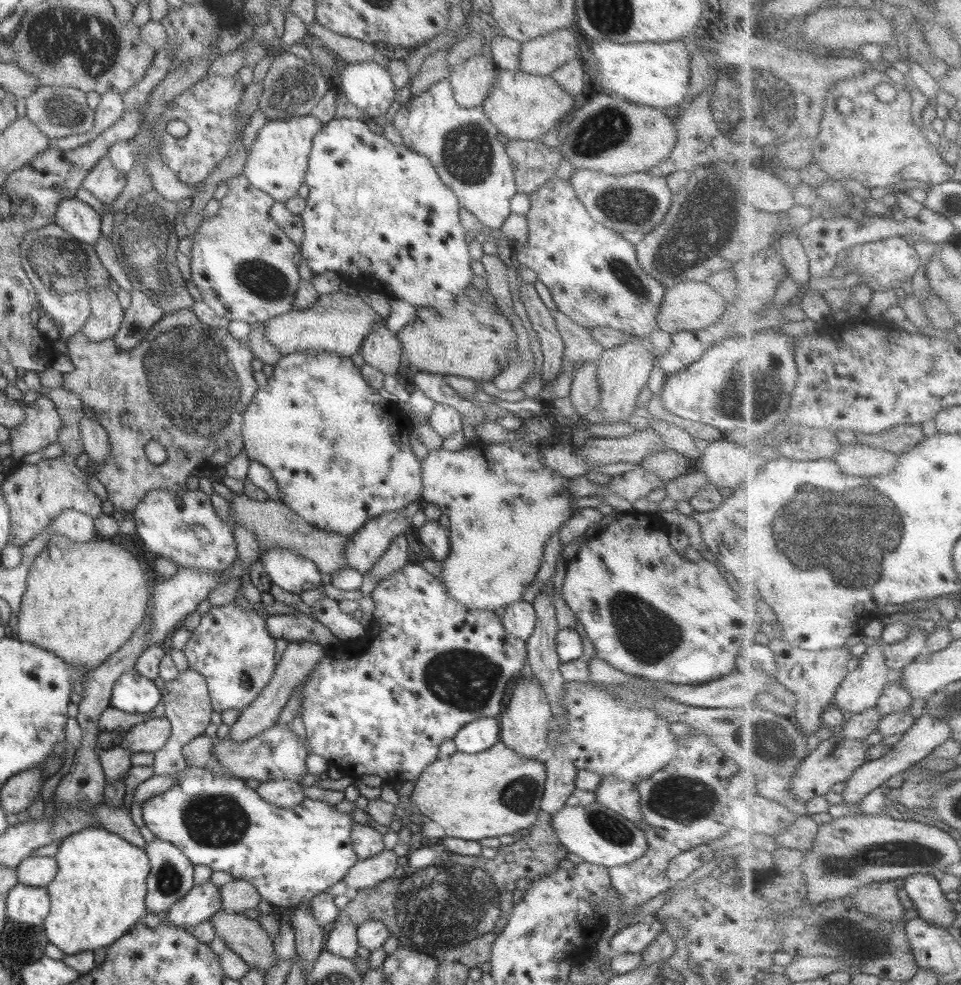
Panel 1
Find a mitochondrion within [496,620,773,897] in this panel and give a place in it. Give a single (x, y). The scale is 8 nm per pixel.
(678, 799)

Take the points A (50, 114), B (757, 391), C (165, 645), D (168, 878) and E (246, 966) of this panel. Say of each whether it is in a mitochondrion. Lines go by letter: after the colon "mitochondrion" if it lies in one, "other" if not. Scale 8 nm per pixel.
A: mitochondrion
B: mitochondrion
C: other
D: mitochondrion
E: other

